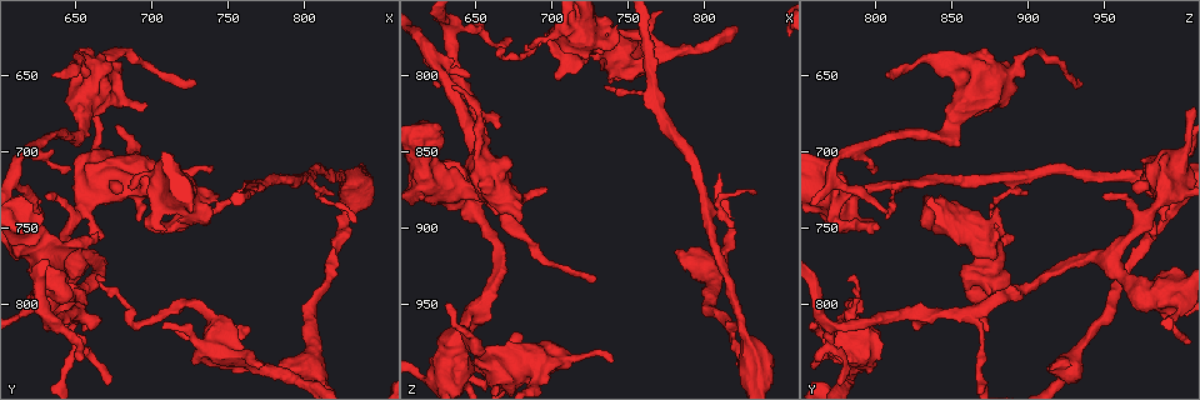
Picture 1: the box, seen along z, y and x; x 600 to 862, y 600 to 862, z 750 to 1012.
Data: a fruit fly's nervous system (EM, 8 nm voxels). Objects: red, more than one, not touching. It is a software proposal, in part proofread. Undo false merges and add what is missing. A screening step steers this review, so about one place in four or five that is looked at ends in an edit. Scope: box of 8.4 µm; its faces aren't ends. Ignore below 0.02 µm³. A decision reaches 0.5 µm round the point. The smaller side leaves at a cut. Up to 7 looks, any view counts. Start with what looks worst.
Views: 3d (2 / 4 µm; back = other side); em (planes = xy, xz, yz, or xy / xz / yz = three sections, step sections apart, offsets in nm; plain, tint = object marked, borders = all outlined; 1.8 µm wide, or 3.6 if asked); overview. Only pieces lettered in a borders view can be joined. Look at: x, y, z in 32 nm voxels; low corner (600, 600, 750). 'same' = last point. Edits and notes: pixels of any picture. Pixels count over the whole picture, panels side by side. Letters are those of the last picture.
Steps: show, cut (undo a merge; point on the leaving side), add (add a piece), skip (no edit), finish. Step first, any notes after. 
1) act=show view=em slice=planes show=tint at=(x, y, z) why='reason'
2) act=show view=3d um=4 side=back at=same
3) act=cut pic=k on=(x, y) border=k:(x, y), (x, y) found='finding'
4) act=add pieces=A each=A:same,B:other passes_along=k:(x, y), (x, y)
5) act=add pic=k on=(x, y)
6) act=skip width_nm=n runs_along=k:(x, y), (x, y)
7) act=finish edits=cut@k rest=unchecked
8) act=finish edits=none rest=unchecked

act=show view=em um=3.6 slice=planes show=borders at=(670, 782, 782) why='end of a long branch'

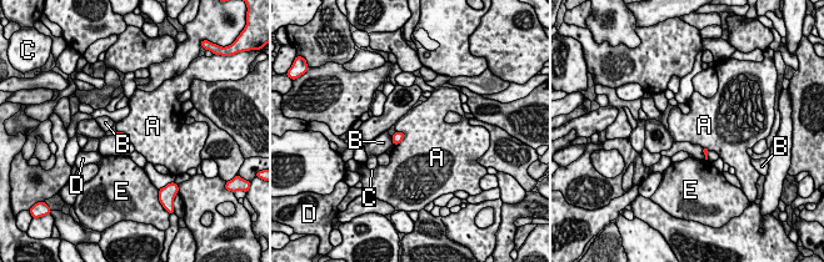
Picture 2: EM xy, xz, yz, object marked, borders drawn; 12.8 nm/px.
act=skip each=A:other,B:other,C:other,D:other,E:other border=2:(403, 131), (404, 136), (395, 145) found='none of them fits'

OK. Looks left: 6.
act=show view=em slice=yz step=16 show=borders at=(696, 668, 874) why='free end'

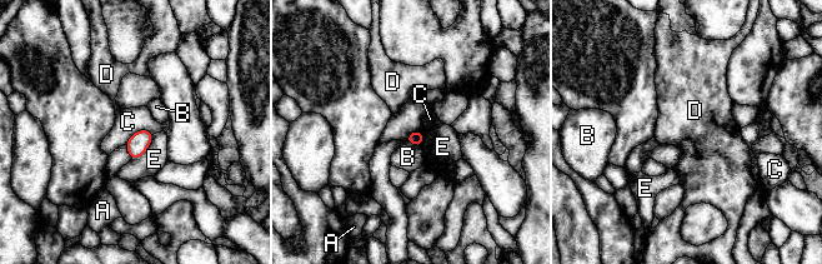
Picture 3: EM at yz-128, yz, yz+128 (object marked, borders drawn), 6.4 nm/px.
act=skip each=A:other,B:other,C:other,D:other,E:other border=3:(153, 133), (136, 130), (125, 144) found='no lettered piece goes on from it'

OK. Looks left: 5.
act=show view=3d um=4 at=(638, 764, 878) why='abrupt turn'

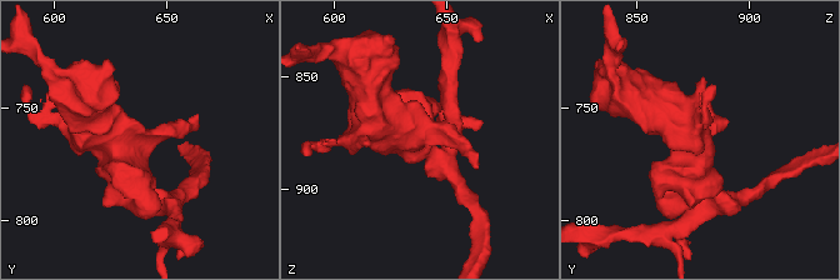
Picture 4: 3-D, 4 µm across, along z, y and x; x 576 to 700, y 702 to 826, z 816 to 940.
act=show view=em um=3.6 slice=planes show=tint at=(638, 766, 877)

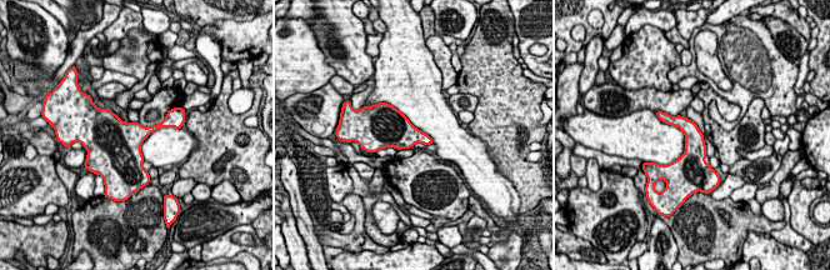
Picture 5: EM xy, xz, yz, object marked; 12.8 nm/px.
act=show view=em um=3.6 slice=planes show=borders at=same

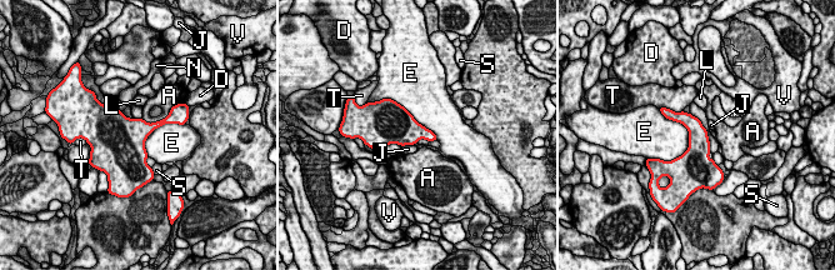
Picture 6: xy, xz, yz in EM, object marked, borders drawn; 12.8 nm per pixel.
act=skip longest_contact=E:700nm each=A:other,D:other,E:other,J:other,L:other,N:other,S:other,T:other,V:other border=6:(660, 110), (688, 131), (670, 161) found='one neuron here'

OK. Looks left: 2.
act=finish edits=none rest=unchecked

